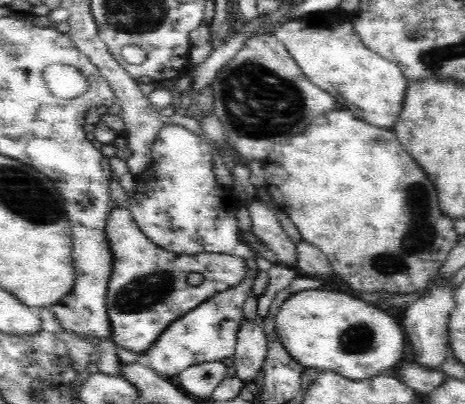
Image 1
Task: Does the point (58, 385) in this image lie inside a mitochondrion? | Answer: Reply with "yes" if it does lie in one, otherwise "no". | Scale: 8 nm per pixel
no

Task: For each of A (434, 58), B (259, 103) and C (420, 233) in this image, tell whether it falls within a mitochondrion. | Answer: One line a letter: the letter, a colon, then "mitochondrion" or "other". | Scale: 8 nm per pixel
A: mitochondrion
B: mitochondrion
C: mitochondrion

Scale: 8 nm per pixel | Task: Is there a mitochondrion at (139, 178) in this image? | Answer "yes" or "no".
no

